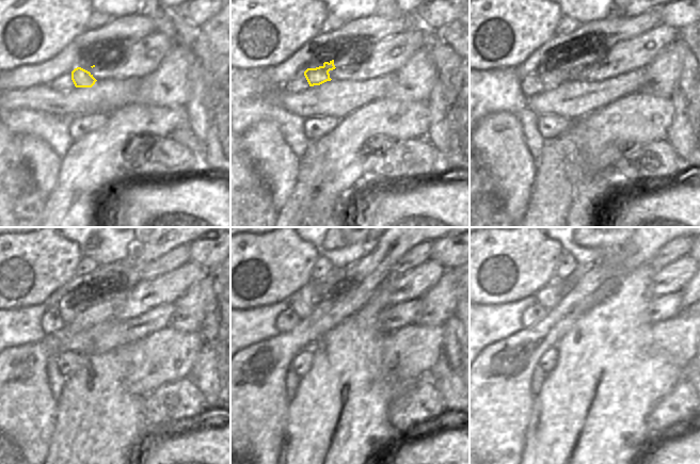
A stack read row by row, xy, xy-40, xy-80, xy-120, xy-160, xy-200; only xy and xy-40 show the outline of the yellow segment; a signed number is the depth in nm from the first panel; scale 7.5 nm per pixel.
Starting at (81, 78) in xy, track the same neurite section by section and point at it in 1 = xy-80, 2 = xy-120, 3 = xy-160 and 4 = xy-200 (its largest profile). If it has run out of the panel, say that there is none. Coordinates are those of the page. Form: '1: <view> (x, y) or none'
1: xy-80 (551, 78)
2: xy-120 (67, 309)
3: xy-160 (303, 308)
4: xy-200 (550, 296)

